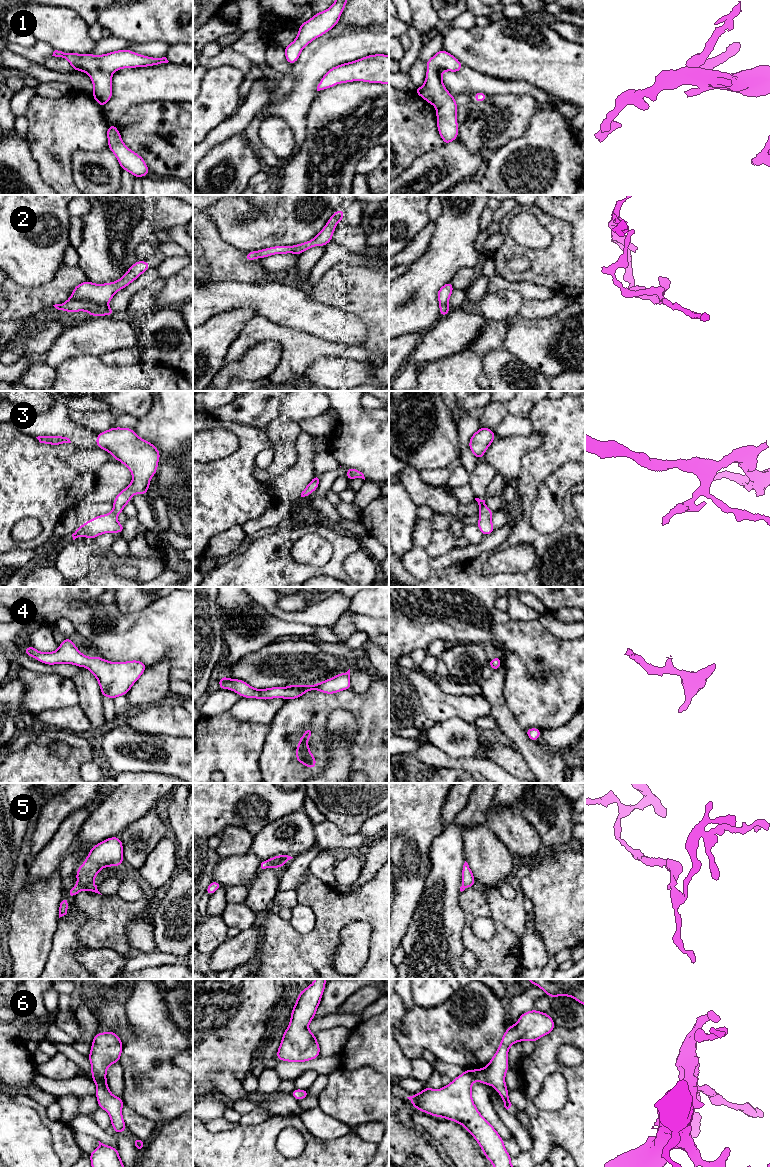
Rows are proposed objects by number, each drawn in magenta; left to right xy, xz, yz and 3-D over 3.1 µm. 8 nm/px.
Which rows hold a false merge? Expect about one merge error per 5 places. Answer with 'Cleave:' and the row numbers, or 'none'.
Cleave: none

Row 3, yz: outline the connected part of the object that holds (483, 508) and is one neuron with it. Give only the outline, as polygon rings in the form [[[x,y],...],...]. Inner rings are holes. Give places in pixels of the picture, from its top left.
[[[475,498],[475,500],[478,502],[480,507],[480,512],[478,514],[479,521],[477,526],[483,536],[489,535],[495,530],[491,520],[493,511],[486,506],[485,500],[481,500],[479,498]]]

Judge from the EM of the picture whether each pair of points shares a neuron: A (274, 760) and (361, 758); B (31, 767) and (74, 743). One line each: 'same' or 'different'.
A: same
B: same

